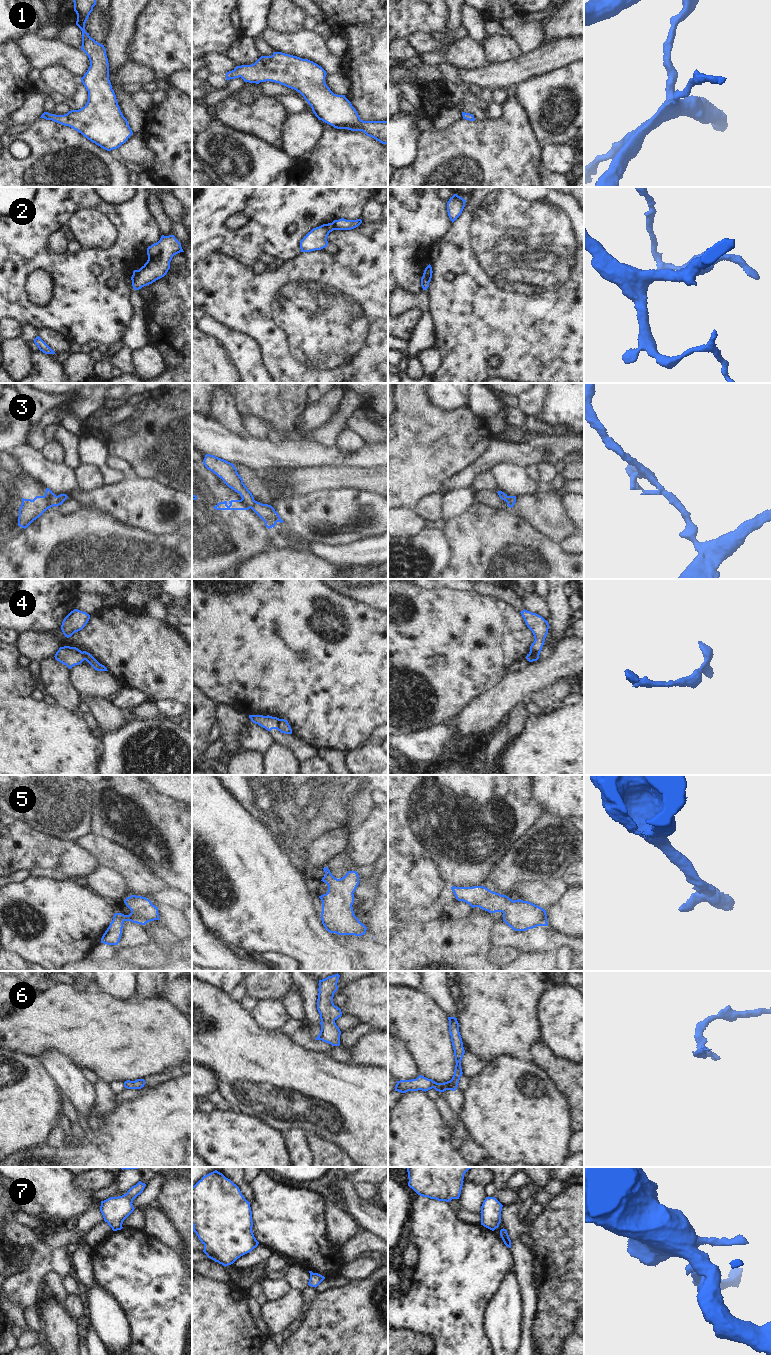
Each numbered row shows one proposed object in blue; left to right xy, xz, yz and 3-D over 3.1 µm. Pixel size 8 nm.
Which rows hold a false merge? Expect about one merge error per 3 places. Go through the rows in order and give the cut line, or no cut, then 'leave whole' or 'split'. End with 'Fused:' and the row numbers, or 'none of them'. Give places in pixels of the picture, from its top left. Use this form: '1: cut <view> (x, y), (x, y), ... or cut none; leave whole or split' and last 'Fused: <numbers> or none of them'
1: cut none; leave whole
2: cut yz (423, 273), (429, 281); split
3: cut none; leave whole
4: cut xz (279, 719), (275, 728); split
5: cut none; leave whole
6: cut none; leave whole
7: cut none; leave whole
Fused: 2, 4

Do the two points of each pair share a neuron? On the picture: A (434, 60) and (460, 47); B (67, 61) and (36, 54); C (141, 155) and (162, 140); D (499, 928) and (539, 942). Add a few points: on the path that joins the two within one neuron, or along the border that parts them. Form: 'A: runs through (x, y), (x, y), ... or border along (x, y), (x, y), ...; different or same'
A: runs through (440, 58), (449, 58), (454, 53); same
B: runs through (59, 54), (44, 54); same
C: border along (141, 135), (153, 156), (153, 159), (144, 166); different
D: runs through (509, 937), (529, 941); same

